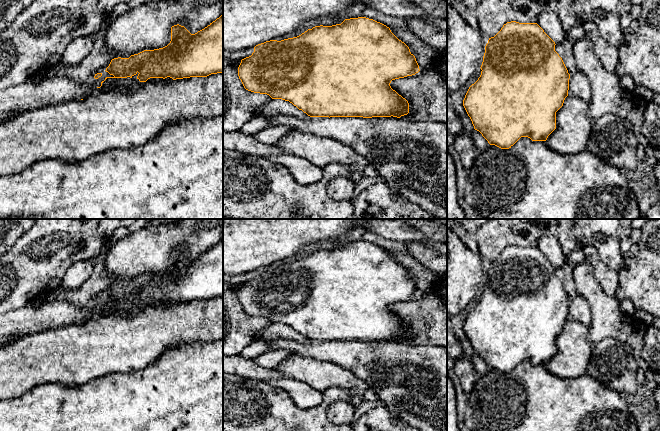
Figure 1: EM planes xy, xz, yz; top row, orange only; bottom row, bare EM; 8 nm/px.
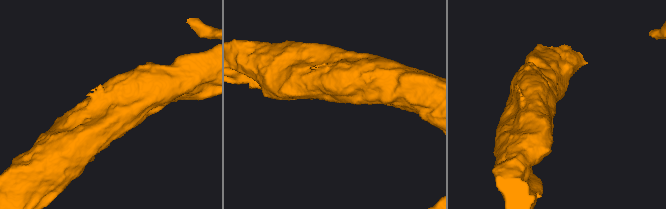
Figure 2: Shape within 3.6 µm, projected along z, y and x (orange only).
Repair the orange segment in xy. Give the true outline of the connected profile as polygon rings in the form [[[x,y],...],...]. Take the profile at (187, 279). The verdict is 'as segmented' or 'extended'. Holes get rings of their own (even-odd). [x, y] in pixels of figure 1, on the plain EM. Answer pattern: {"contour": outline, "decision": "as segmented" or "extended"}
{"contour": [[[223,237],[195,258],[191,258],[184,250],[174,249],[171,251],[171,265],[167,270],[144,274],[129,282],[114,282],[105,295],[111,299],[105,304],[107,302],[132,302],[137,298],[140,306],[146,306],[150,302],[170,301],[176,304],[223,297]]], "decision": "as segmented"}

